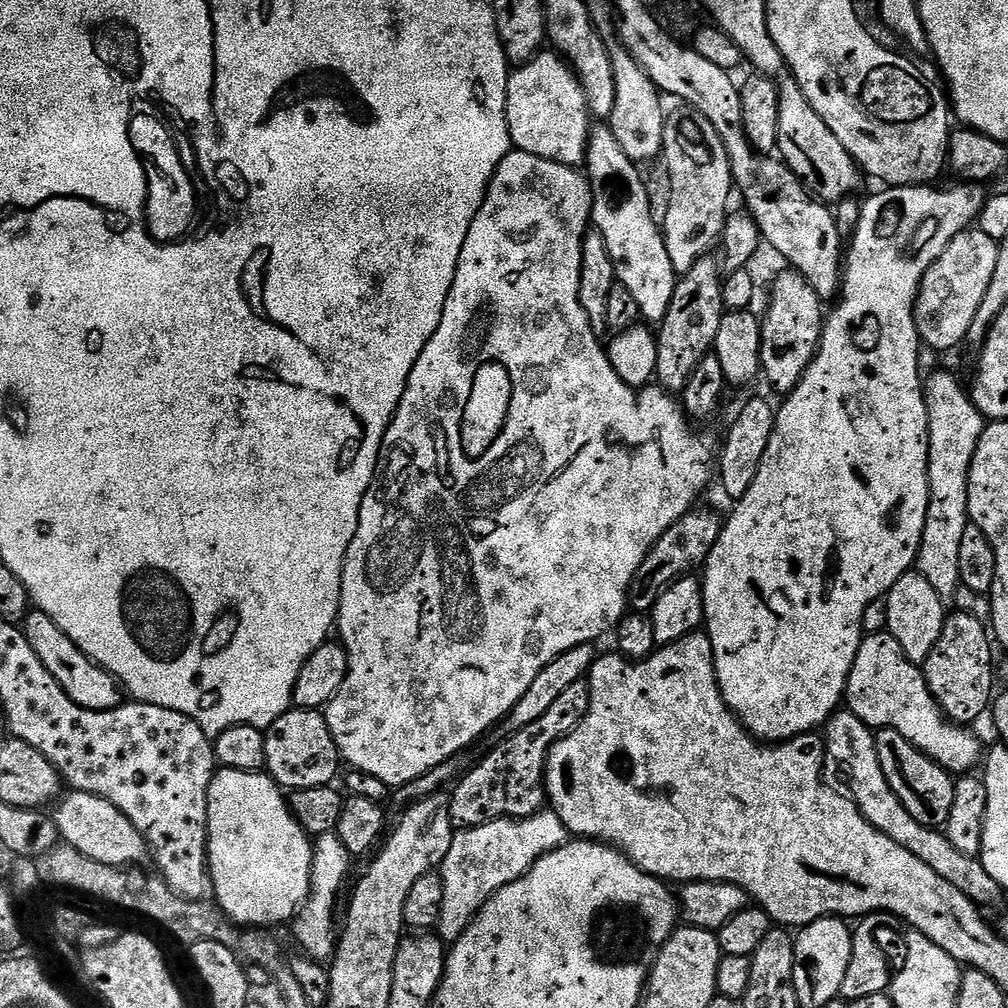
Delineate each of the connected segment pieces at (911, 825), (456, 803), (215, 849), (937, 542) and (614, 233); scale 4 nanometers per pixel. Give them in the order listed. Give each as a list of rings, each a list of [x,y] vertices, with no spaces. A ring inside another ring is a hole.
[[[837,710],[829,718],[822,735],[826,741],[826,752],[831,763],[833,760],[844,771],[844,776],[852,787],[851,799],[856,801],[856,805],[866,818],[866,822],[870,822],[870,826],[882,830],[886,838],[894,838],[894,842],[910,850],[914,858],[922,858],[922,862],[926,862],[930,870],[936,871],[941,878],[946,878],[950,886],[962,890],[962,894],[966,894],[966,898],[970,898],[977,906],[996,904],[1000,899],[1005,899],[1005,892],[1000,889],[998,882],[994,882],[994,878],[990,878],[990,874],[986,874],[984,864],[979,858],[954,850],[954,846],[943,831],[927,828],[914,822],[914,818],[910,818],[906,806],[898,802],[898,794],[890,790],[890,782],[886,782],[886,774],[882,774],[882,762],[878,762],[873,729],[869,728],[866,722],[862,722],[862,718],[847,710]]]
[[[587,679],[579,680],[574,682],[574,686],[569,686],[550,705],[550,710],[546,710],[546,714],[542,714],[542,718],[538,718],[532,725],[526,726],[526,730],[518,730],[505,735],[503,737],[505,740],[481,764],[476,764],[473,768],[471,765],[460,777],[455,787],[451,789],[448,809],[450,810],[453,829],[480,827],[483,824],[494,822],[496,819],[522,820],[543,809],[546,804],[544,775],[548,769],[550,750],[558,741],[569,736],[582,723],[589,710],[590,686]]]
[[[220,768],[215,778],[210,782],[210,794],[208,795],[208,874],[210,888],[216,897],[215,903],[233,922],[244,928],[267,928],[275,929],[275,924],[284,924],[293,919],[300,909],[308,903],[308,894],[312,890],[312,853],[314,851],[313,837],[309,836],[300,825],[290,807],[290,800],[282,791],[279,784],[271,776],[263,771],[243,772],[233,768]]]
[[[936,372],[930,375],[924,381],[924,397],[926,398],[926,414],[928,415],[928,477],[930,478],[930,502],[928,503],[928,513],[926,514],[926,530],[922,538],[922,546],[916,555],[915,571],[919,572],[922,578],[926,578],[926,582],[930,582],[930,586],[934,586],[934,591],[938,593],[938,598],[942,598],[946,602],[955,601],[956,592],[962,585],[960,575],[958,574],[958,558],[960,557],[960,549],[962,543],[962,534],[966,534],[969,526],[968,518],[968,483],[970,482],[970,466],[974,462],[974,450],[978,450],[978,442],[982,438],[986,427],[986,421],[982,413],[974,406],[969,389],[960,385],[960,380],[952,372]]]
[[[597,123],[588,139],[586,161],[586,175],[592,185],[591,223],[606,238],[606,250],[610,250],[617,281],[634,294],[641,317],[649,325],[659,326],[670,310],[678,277],[674,266],[670,266],[670,254],[666,254],[657,213],[656,216],[652,213],[652,196],[644,185],[643,174],[636,168],[639,168],[637,161],[626,158],[626,150],[614,138],[611,127]]]

